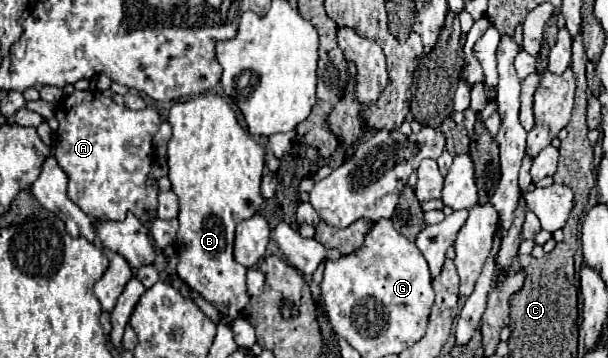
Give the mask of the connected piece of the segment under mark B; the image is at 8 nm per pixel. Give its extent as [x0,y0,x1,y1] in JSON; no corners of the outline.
[168,93,264,319]

